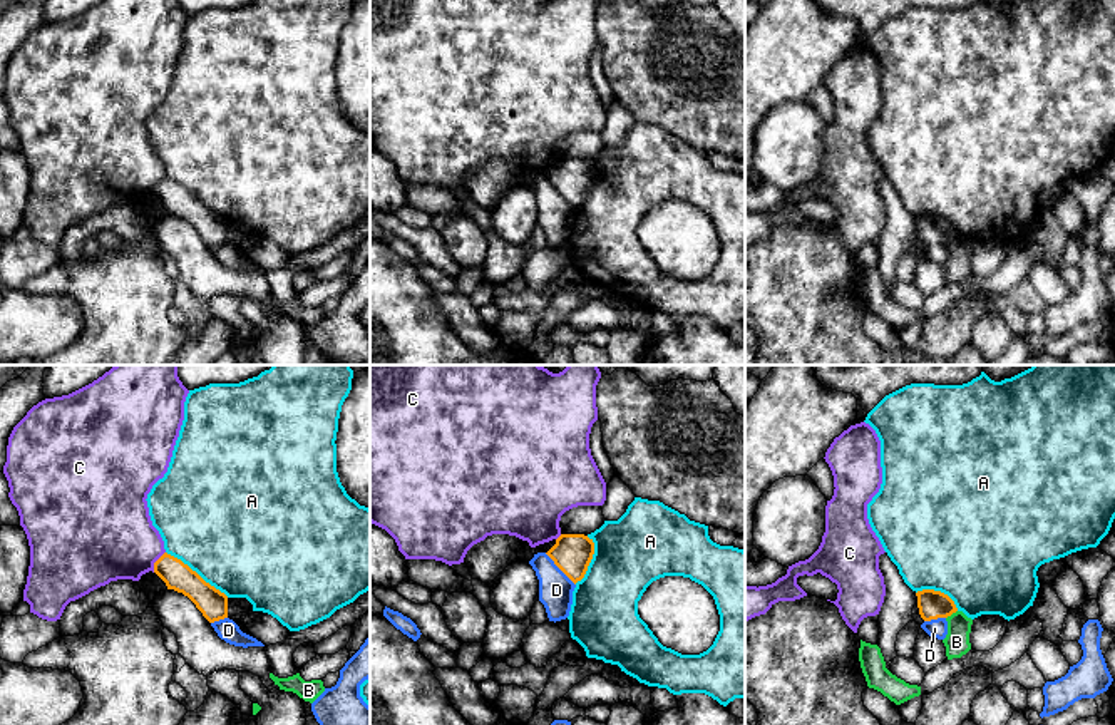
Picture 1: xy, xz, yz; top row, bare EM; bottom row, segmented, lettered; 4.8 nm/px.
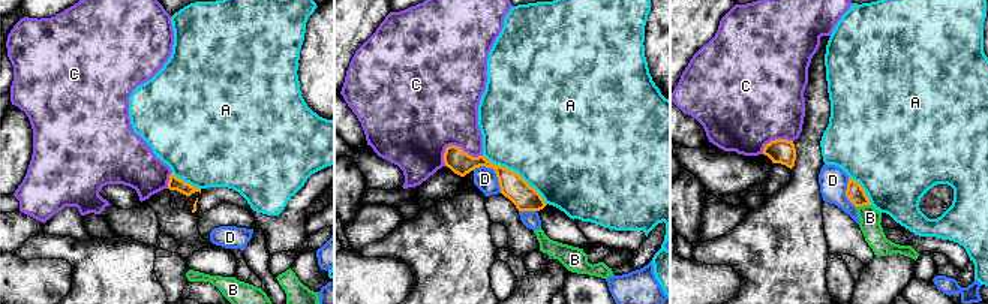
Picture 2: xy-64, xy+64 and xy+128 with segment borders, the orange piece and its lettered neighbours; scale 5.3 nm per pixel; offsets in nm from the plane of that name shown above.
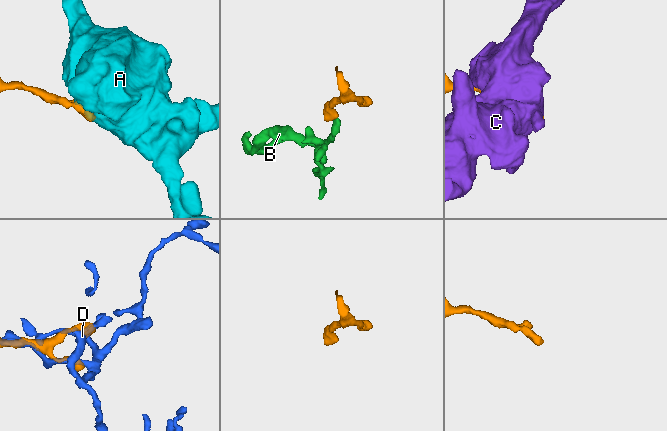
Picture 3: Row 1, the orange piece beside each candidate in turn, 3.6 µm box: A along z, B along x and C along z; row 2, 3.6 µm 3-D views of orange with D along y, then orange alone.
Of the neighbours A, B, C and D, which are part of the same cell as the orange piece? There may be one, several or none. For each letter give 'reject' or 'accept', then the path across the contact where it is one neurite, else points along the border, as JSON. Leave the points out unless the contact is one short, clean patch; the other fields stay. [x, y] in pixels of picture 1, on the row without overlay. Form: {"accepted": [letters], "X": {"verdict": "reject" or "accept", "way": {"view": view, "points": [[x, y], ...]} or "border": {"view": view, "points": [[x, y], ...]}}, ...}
{"accepted": [], "A": {"verdict": "reject"}, "B": {"verdict": "reject", "border": {"view": "yz", "points": [[956, 235], [946, 243]]}}, "C": {"verdict": "reject"}, "D": {"verdict": "reject"}}

